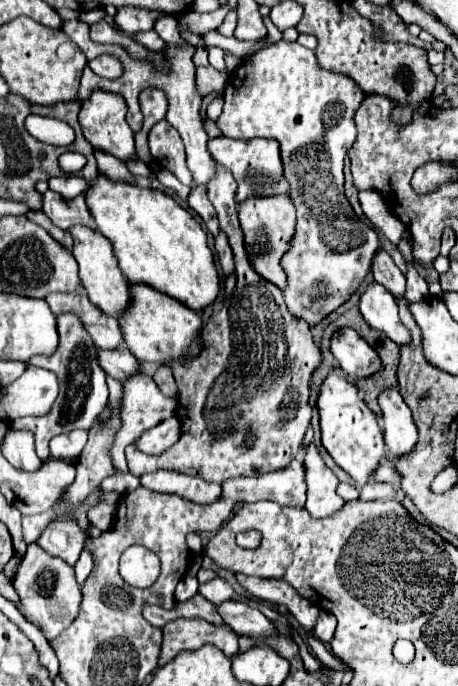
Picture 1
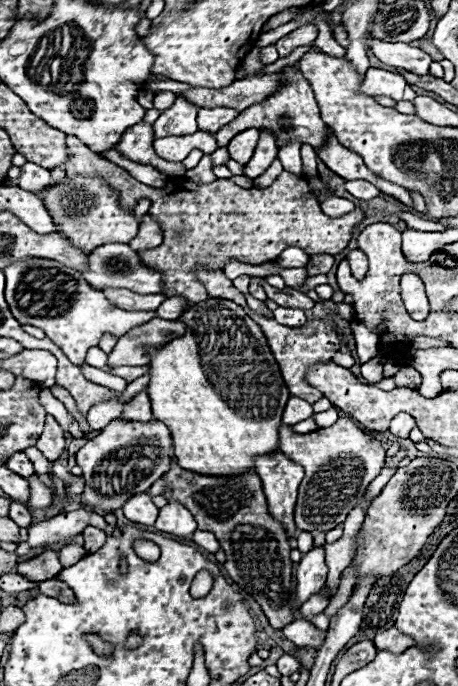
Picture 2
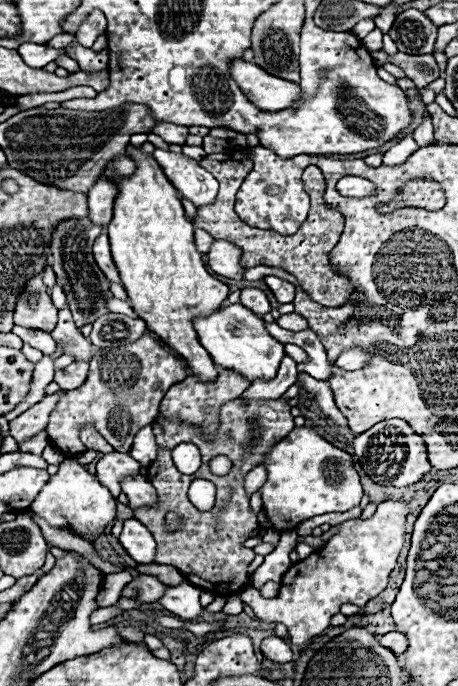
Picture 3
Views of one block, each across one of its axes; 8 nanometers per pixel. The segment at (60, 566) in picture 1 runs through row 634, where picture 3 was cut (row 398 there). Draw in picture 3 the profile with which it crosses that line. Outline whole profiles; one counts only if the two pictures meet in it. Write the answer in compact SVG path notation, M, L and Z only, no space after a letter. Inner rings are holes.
M62 390L46 396L42 402L38 402L36 406L32 406L24 414L20 414L16 420L12 420L10 422L10 436L18 444L22 444L22 442L34 438L36 434L40 434L46 428L46 420L50 416L50 412L56 408L58 396L62 396Z

